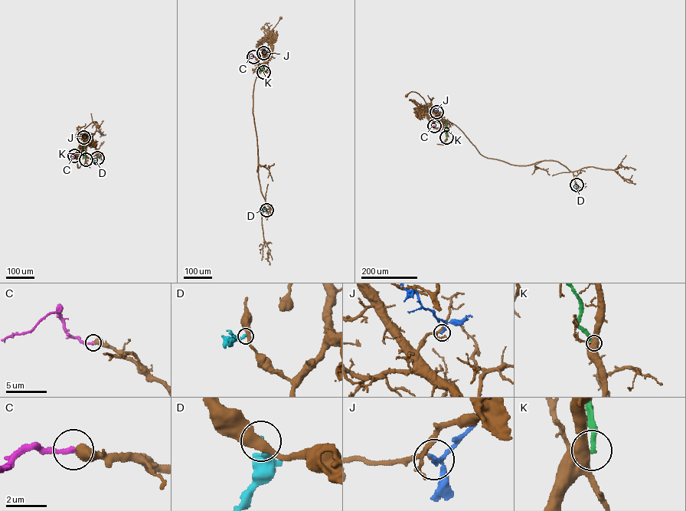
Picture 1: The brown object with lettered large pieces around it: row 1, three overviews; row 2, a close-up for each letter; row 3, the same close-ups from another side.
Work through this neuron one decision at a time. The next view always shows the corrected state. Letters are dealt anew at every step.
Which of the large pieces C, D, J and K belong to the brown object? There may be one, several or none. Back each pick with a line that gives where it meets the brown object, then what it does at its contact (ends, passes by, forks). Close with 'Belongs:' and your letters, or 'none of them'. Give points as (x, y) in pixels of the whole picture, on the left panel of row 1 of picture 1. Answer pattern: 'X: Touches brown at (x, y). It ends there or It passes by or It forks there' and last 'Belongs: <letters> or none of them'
C: Touches brown at (74, 155). It ends there
Belongs: C

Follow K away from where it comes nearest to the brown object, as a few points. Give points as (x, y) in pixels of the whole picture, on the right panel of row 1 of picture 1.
K: (446, 137), (447, 126), (443, 122)

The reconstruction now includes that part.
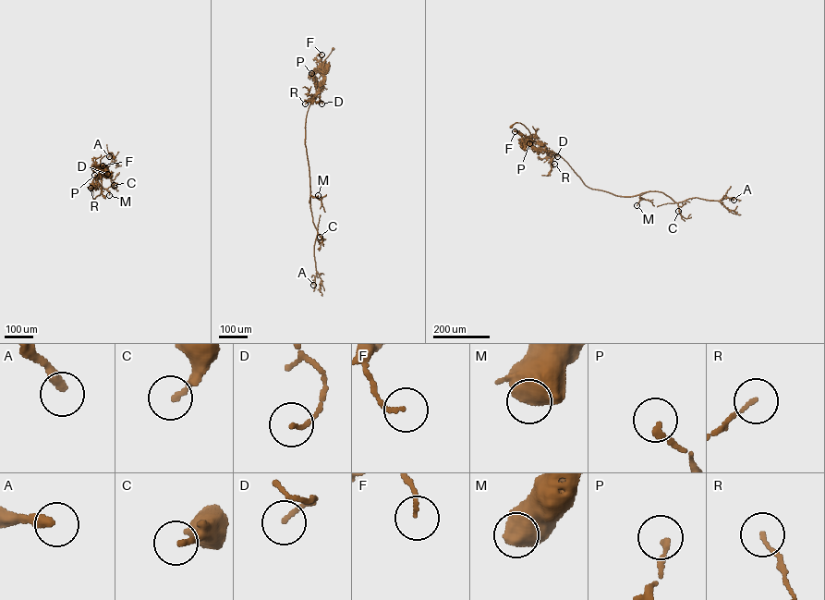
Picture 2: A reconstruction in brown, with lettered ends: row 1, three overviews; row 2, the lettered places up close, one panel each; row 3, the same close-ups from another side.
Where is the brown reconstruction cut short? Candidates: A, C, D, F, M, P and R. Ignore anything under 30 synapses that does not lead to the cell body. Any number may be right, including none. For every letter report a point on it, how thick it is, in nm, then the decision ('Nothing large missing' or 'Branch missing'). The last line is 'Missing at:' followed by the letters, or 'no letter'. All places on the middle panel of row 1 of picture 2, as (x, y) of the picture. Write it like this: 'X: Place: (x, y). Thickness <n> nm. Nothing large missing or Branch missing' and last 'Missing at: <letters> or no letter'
A: Place: (313, 285). Thickness 340 nm. Nothing large missing
C: Place: (320, 237). Thickness 170 nm. Nothing large missing
D: Place: (321, 104). Thickness 130 nm. Nothing large missing
F: Place: (321, 55). Thickness 120 nm. Nothing large missing
M: Place: (318, 195). Thickness 800 nm. Nothing large missing
P: Place: (311, 73). Thickness 170 nm. Nothing large missing
R: Place: (305, 104). Thickness 110 nm. Nothing large missing
Missing at: no letter

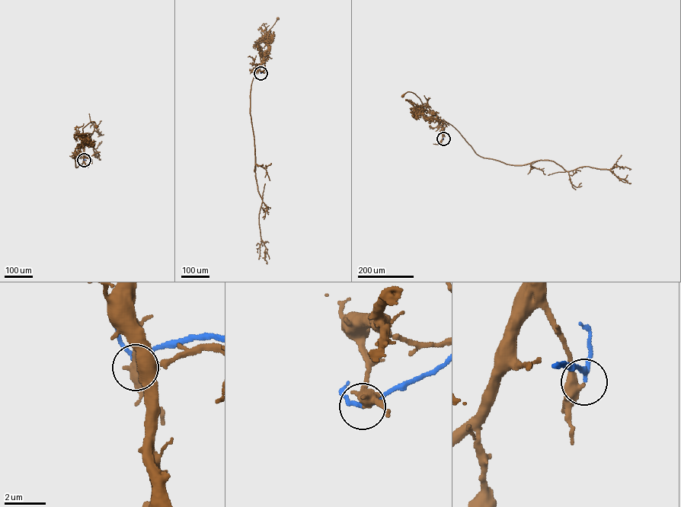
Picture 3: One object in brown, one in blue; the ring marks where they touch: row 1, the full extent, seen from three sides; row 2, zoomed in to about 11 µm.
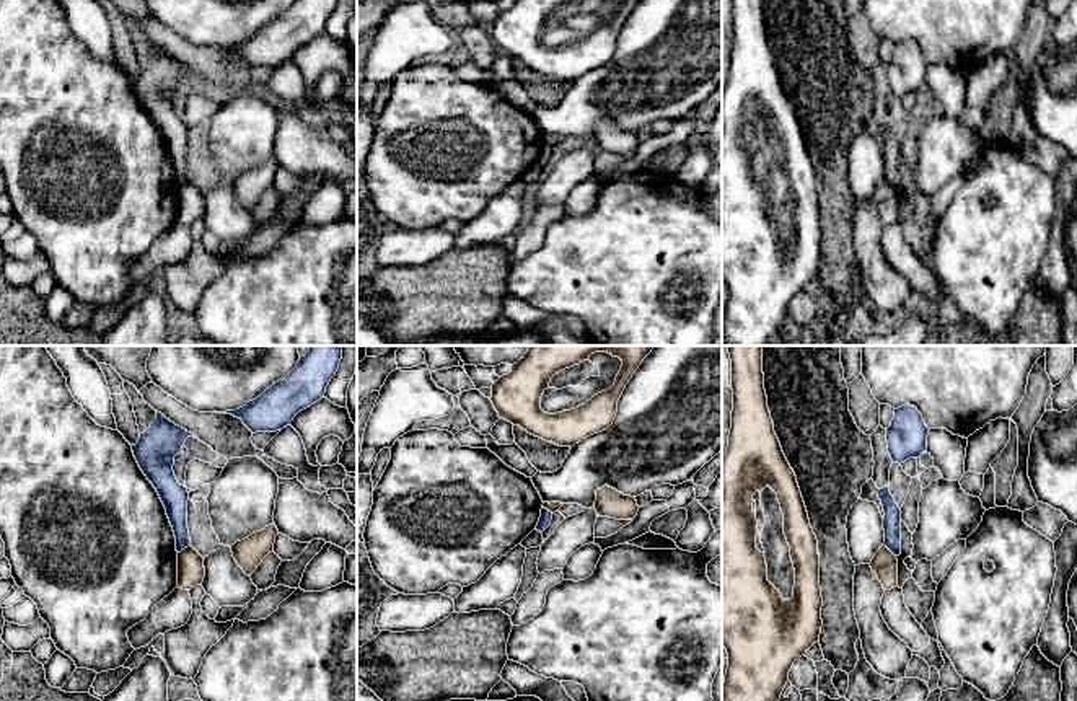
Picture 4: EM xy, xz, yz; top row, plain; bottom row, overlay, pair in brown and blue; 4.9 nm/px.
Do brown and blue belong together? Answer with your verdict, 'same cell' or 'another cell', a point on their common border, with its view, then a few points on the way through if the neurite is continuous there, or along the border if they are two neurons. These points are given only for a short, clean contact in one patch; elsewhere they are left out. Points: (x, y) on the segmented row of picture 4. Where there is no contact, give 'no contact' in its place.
another cell | xy (184, 548) | along xy (189, 543), (178, 553)

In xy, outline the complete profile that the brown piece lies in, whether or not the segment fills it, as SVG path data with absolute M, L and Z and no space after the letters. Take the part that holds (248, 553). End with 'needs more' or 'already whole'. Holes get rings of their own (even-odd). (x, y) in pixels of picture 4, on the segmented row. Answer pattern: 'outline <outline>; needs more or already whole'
outline M274 523L230 546L235 561L246 575L251 577L251 574L257 569L262 559L274 551L277 535L279 530Z; already whole

